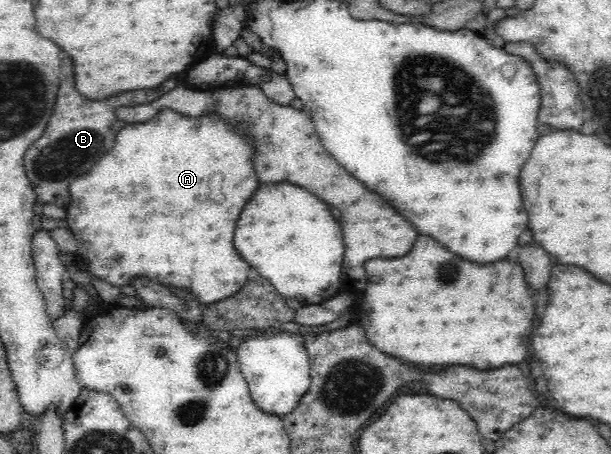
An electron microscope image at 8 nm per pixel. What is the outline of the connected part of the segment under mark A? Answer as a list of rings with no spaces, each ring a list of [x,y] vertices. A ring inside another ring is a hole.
[[[164,108],[158,112],[156,118],[152,118],[150,122],[144,122],[144,124],[132,124],[132,126],[126,126],[124,130],[118,132],[116,136],[116,146],[110,154],[106,154],[90,172],[86,172],[84,176],[80,176],[78,180],[74,180],[70,186],[70,194],[72,194],[73,202],[66,207],[67,221],[70,227],[70,232],[74,235],[76,241],[78,241],[78,255],[84,258],[86,262],[80,262],[80,266],[85,266],[91,274],[96,274],[101,280],[112,284],[112,286],[124,286],[124,284],[130,284],[134,278],[138,276],[144,276],[144,278],[150,278],[152,282],[162,282],[162,284],[174,284],[174,286],[180,286],[184,290],[190,290],[192,294],[196,294],[198,302],[202,304],[212,304],[212,302],[222,301],[232,294],[236,294],[244,284],[246,284],[246,278],[248,278],[248,270],[250,270],[250,264],[244,262],[236,248],[234,248],[234,228],[236,228],[236,222],[238,222],[238,216],[242,212],[242,208],[246,206],[246,202],[256,194],[258,190],[258,178],[256,178],[256,172],[254,172],[255,166],[252,166],[255,156],[255,144],[251,142],[249,134],[245,132],[243,126],[239,124],[228,124],[227,120],[217,112],[208,112],[208,114],[202,114],[202,116],[194,116],[194,118],[186,118],[186,116],[180,116],[176,112],[172,112],[170,108]],[[214,172],[222,172],[224,176],[224,182],[222,182],[222,194],[224,194],[224,202],[222,204],[216,204],[210,200],[210,190],[208,190],[208,180]]]

